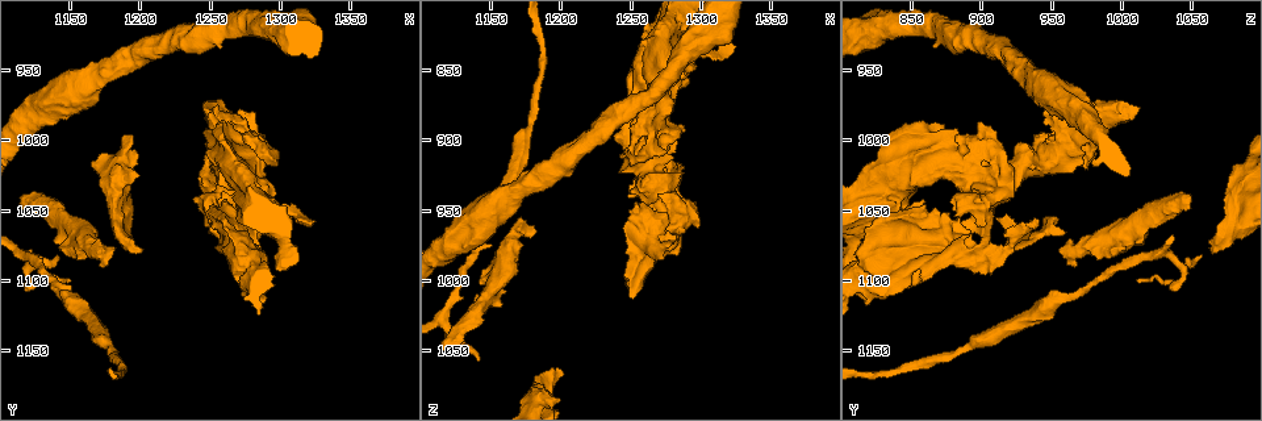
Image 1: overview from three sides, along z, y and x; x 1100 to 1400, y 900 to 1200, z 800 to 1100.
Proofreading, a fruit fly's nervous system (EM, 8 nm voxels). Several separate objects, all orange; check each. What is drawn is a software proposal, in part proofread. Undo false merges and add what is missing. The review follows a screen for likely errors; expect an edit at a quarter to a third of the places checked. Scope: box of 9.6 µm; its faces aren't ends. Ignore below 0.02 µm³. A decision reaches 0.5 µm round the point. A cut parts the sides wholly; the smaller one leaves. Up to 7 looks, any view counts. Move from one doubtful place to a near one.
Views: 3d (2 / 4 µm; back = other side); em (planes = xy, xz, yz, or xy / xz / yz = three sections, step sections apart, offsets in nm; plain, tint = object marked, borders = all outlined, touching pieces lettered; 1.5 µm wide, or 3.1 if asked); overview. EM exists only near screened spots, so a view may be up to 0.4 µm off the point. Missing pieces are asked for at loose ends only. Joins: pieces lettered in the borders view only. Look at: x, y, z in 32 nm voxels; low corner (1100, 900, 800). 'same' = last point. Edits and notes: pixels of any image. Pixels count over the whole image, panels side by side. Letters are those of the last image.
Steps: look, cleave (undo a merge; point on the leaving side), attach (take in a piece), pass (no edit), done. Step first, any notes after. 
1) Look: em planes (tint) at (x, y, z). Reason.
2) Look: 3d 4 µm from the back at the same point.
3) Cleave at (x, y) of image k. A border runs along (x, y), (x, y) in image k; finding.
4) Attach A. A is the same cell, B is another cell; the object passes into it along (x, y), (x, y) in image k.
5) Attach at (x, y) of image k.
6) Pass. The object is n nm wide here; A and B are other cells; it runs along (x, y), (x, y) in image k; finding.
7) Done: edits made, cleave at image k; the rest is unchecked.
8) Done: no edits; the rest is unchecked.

Look: em xz step 8 (borders) at (1252, 974, 1010). Stops while still wide.

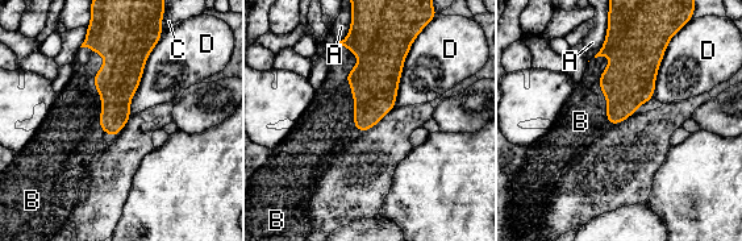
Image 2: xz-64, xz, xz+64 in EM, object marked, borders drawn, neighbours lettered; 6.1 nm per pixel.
Look: em planes (borders) at the same point. Cut it another way.

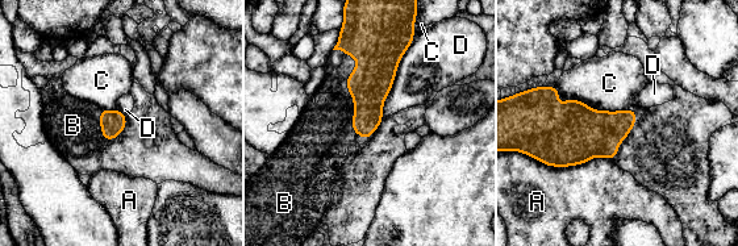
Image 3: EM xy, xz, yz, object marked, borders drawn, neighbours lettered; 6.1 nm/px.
Attach B. The longest contact is with D, 500 nm; B is the same cell, A, C and D are other cells; the neuron continues.

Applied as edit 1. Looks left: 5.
Look: 3d 4 µm from the back at (1240, 1026, 922). Thick end.

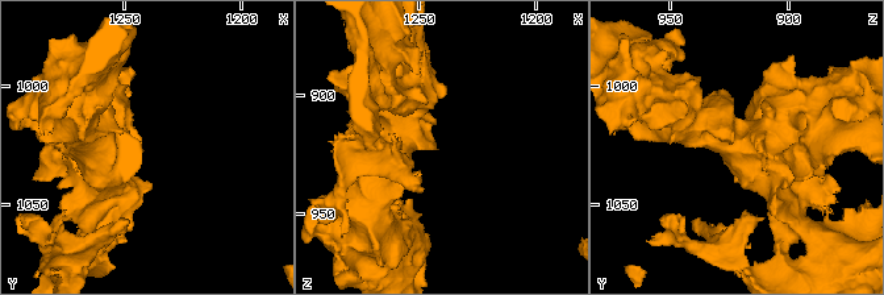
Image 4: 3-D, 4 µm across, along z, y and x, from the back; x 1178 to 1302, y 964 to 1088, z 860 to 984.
Look: em planes (tint) at (1242, 1026, 923). Need the tissue.

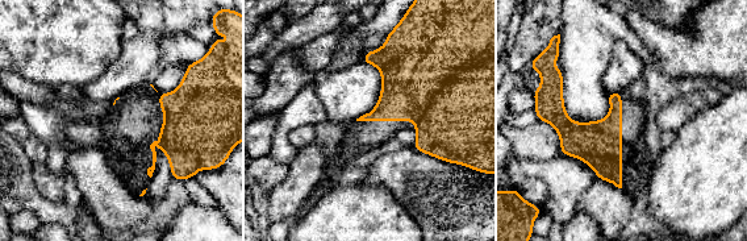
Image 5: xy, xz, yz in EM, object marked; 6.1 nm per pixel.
Look: em planes (borders) at the same point.

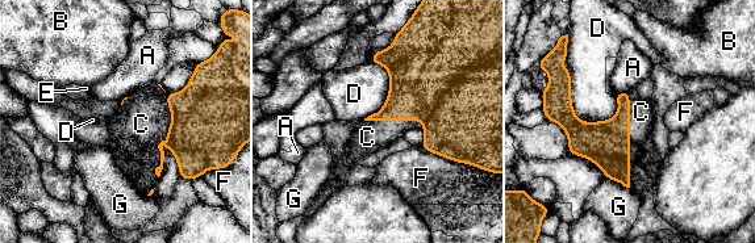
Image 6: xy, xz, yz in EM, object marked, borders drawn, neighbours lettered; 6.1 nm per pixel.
Attach C. C is the same cell, A, B, D, E, F and G are other cells; it goes on there.

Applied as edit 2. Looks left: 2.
Look: overview.

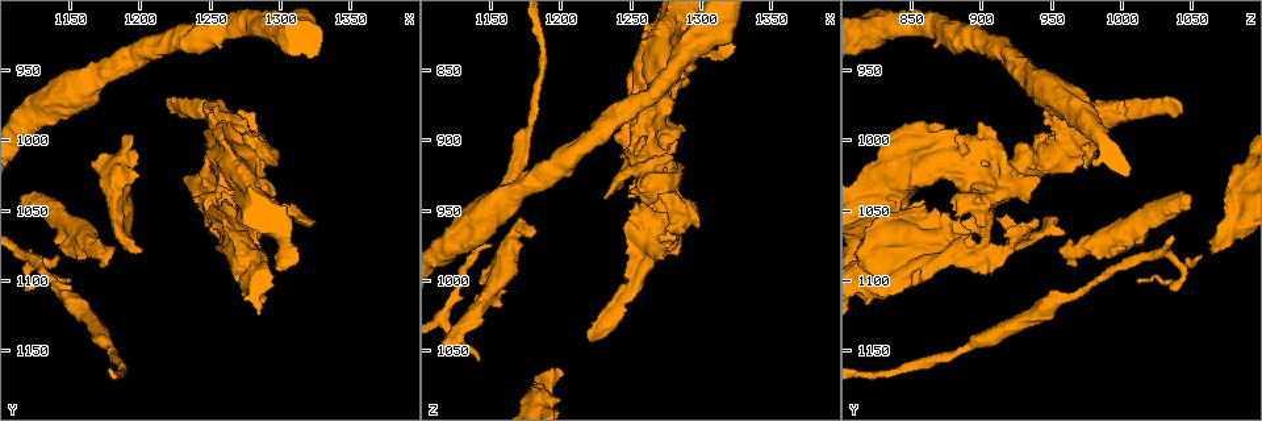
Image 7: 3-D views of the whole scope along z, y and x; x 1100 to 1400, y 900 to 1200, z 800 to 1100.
Look: em planes (borders) at (1150, 1100, 1010). Thin end.

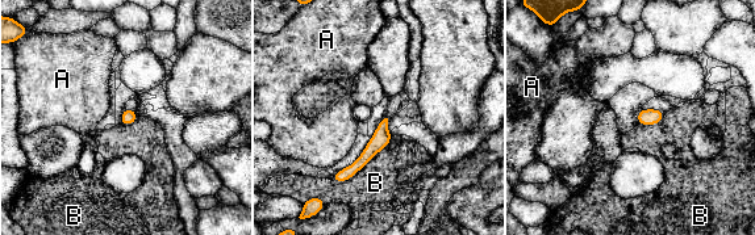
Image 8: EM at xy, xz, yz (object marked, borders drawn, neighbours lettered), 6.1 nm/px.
Pass. The object is 100 nm wide here; A and B are other cells; it runs along (384, 124), (367, 155), (337, 177) in image 8; no lettered piece goes on from it.

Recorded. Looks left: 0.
Done: edits made, attach at image 3, attach at image 6; the rest is unchecked.

